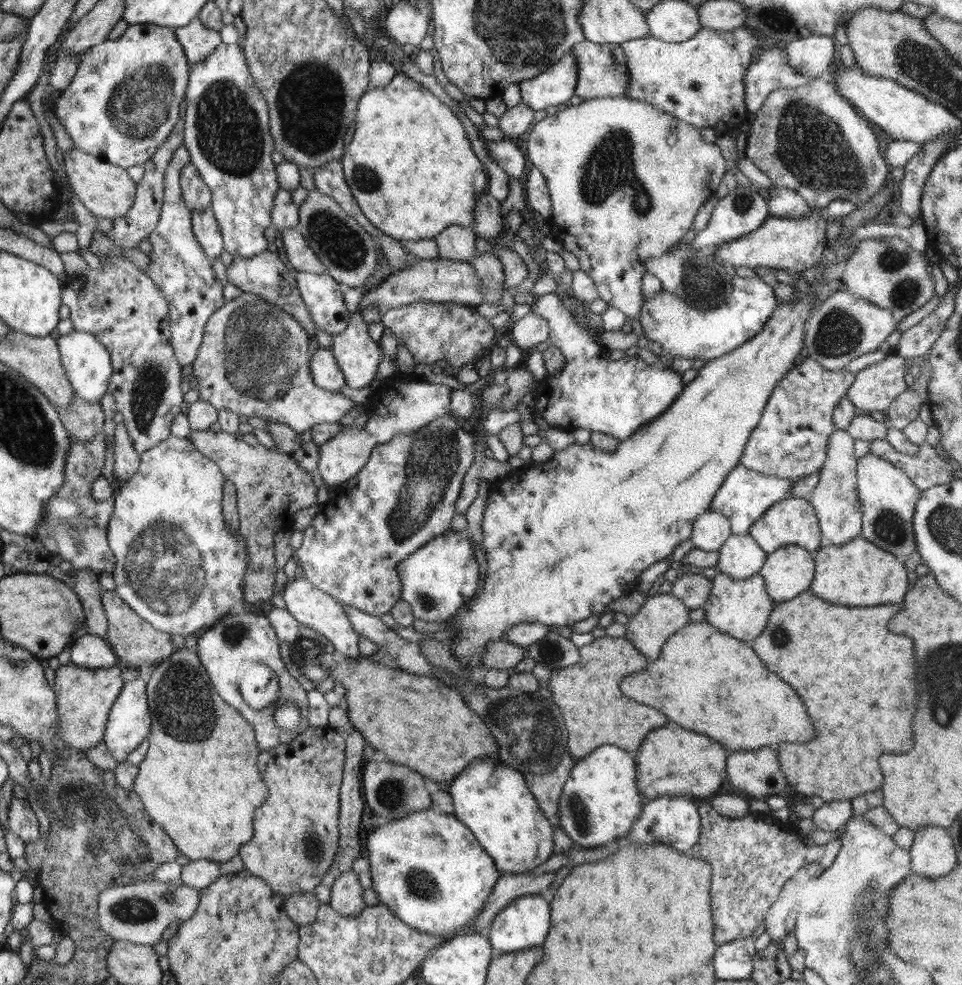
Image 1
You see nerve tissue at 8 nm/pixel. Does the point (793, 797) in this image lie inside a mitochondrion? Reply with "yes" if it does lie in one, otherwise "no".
no

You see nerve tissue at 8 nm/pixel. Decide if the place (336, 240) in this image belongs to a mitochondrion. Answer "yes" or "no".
yes

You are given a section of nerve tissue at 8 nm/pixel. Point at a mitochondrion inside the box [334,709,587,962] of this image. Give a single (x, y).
(391, 793)

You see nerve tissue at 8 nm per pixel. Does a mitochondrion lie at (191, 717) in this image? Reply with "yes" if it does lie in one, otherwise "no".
yes

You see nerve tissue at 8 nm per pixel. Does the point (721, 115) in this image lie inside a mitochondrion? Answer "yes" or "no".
no

